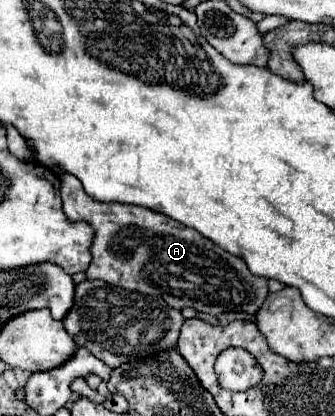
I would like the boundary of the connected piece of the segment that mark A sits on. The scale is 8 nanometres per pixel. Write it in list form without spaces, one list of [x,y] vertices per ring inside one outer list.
[[[62,174],[60,192],[66,218],[70,222],[86,222],[94,230],[90,246],[92,264],[86,270],[88,278],[100,278],[126,290],[162,298],[168,306],[178,310],[190,306],[214,316],[222,312],[256,314],[264,304],[268,280],[250,274],[240,258],[218,248],[200,232],[144,206],[98,202],[90,198],[80,180],[70,174]]]

